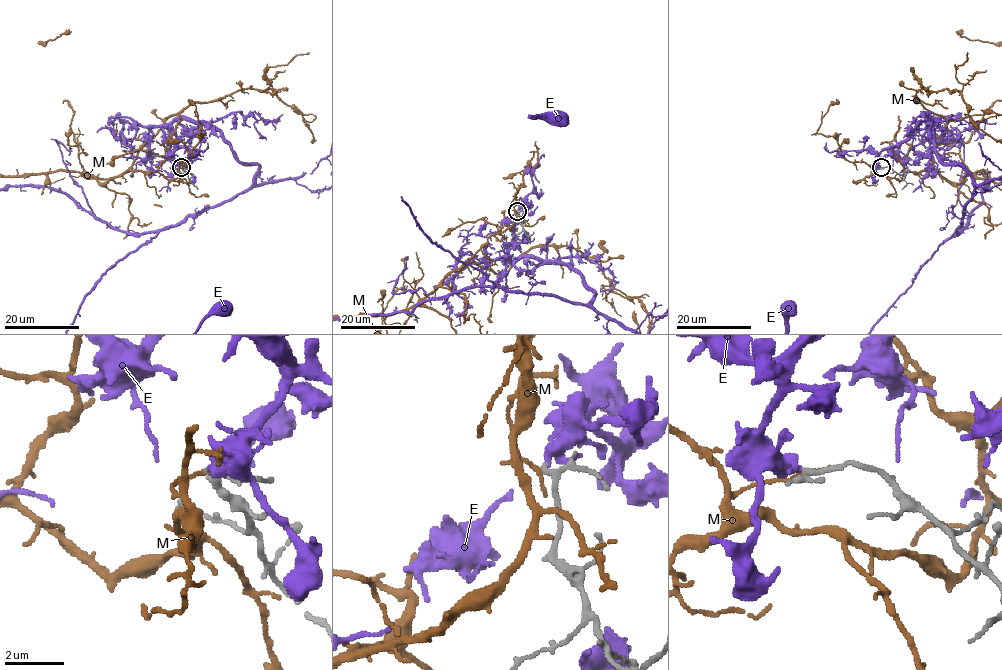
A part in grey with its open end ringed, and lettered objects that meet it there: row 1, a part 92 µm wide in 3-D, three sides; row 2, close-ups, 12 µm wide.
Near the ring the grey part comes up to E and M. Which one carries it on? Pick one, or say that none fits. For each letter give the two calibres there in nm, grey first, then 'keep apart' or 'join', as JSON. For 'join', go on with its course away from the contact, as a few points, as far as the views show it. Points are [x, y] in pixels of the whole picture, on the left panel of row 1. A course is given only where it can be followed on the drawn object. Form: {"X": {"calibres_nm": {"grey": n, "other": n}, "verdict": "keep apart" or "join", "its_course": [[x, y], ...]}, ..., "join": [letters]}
{"E": {"calibres_nm": {"grey": 130, "other": 320}, "verdict": "keep apart"}, "M": {"calibres_nm": {"grey": 140, "other": 130}, "verdict": "keep apart"}, "join": []}

